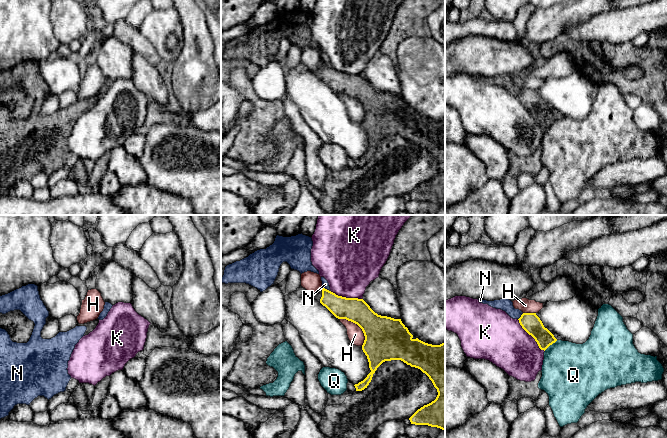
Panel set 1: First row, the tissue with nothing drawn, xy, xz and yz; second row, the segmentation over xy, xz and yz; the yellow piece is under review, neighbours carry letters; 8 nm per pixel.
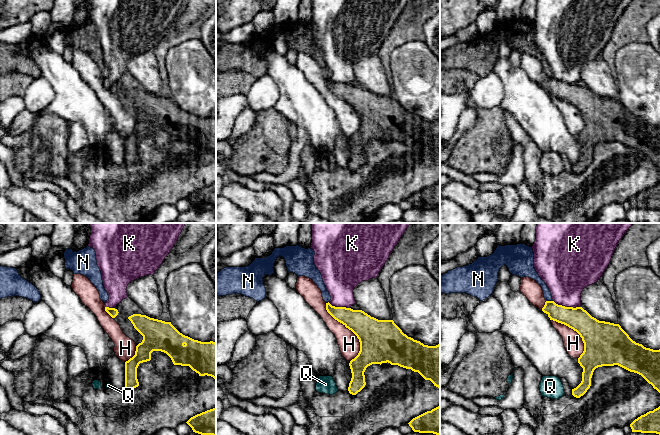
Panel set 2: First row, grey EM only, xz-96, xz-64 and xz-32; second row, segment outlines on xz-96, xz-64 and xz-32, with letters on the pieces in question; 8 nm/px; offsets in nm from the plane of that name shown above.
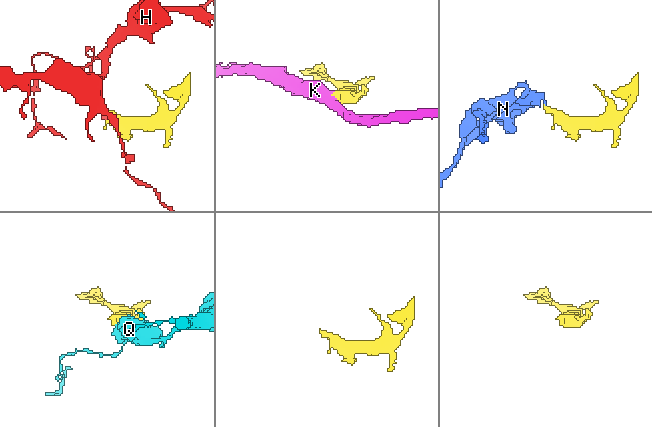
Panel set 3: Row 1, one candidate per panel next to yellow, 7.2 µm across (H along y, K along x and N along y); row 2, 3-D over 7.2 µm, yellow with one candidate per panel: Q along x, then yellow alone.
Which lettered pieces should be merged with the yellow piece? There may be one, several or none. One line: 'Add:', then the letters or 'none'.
Add: N

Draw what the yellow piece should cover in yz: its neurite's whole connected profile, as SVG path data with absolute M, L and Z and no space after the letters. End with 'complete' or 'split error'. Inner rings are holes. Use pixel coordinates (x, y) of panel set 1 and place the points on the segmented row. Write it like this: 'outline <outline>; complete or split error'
outline M478 300L480 303L488 304L493 308L505 311L513 319L518 319L522 328L535 339L541 350L545 351L550 345L557 341L554 335L544 327L536 313L523 313L521 310L515 309L511 300Z; split error

